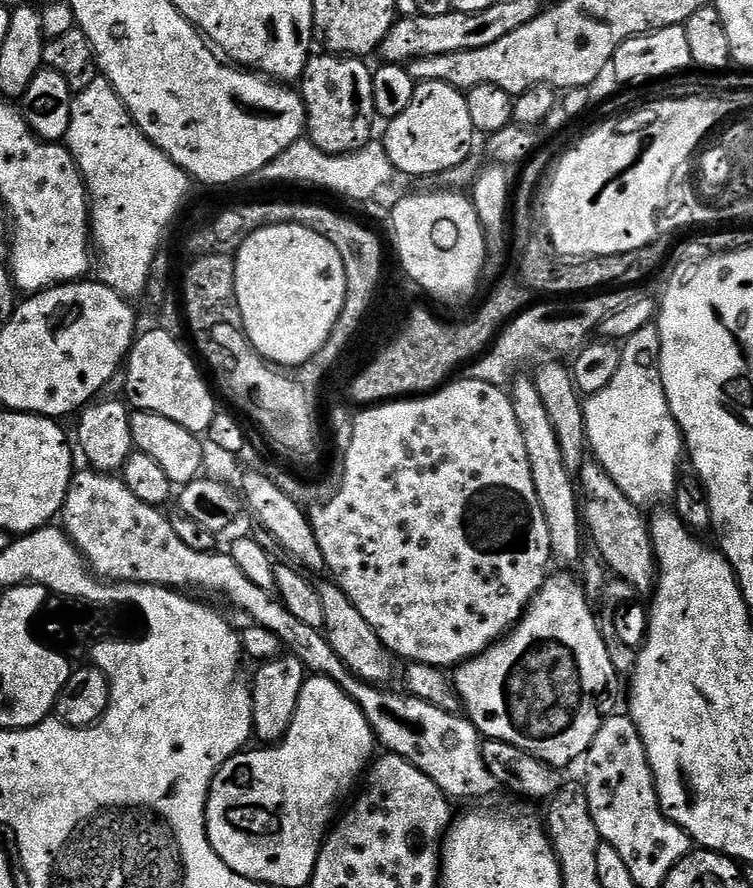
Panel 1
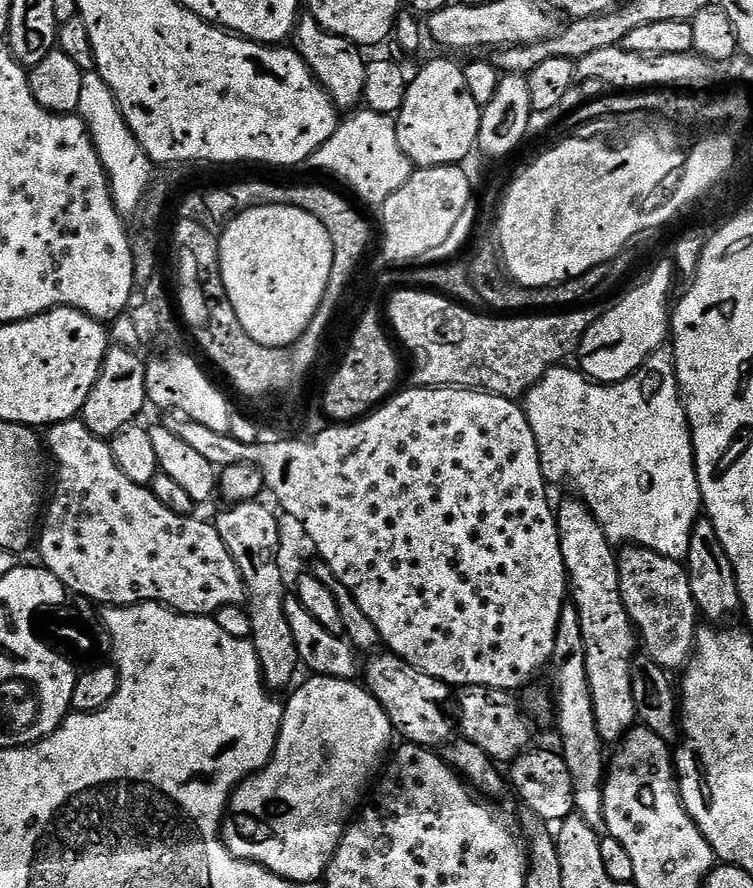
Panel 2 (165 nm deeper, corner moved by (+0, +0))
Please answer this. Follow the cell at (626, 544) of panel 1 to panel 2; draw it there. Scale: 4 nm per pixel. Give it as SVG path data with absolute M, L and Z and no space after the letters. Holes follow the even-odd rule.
M628 546L618 556L618 578L620 579L622 602L626 606L626 614L632 620L632 627L642 645L643 655L649 656L658 666L667 670L683 669L696 650L698 627L698 613L694 594L690 594L687 567L681 561L671 560L669 556L663 556L649 548Z

